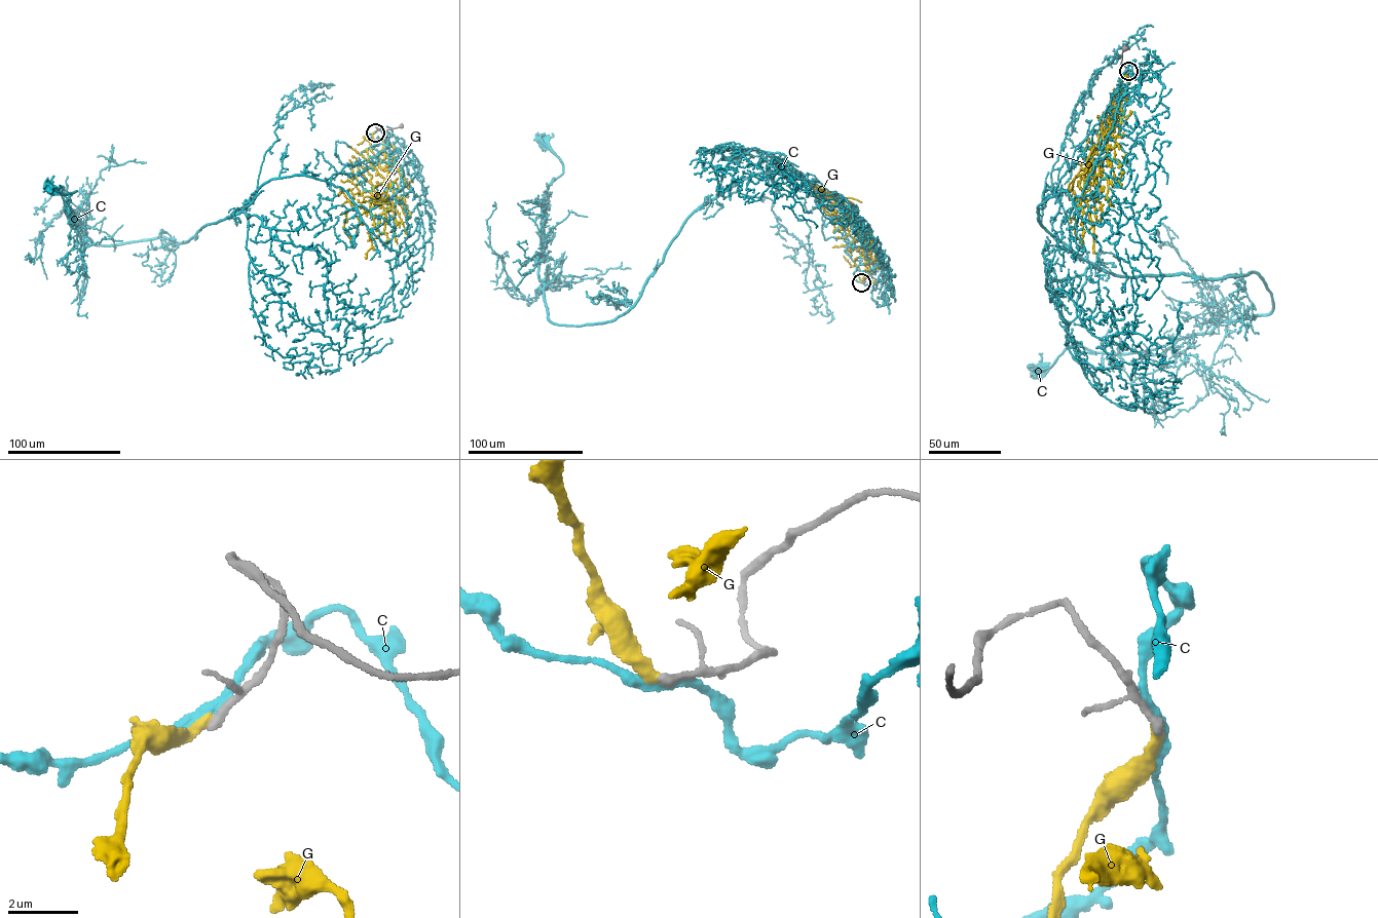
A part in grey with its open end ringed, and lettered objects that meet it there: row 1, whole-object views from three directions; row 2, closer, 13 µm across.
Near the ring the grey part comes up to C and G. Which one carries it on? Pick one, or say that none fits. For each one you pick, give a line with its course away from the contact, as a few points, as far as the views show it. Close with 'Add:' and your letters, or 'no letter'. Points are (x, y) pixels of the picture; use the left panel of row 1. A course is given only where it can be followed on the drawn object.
Add: no letter

